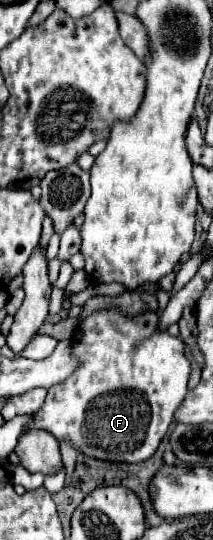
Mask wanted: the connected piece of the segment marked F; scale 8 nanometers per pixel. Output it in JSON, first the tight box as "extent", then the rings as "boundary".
{"extent":[23,309,191,465],"boundary":[[[103,309],[85,317],[73,335],[75,353],[83,357],[83,365],[79,365],[67,381],[49,389],[43,407],[35,411],[23,431],[45,429],[55,439],[75,445],[83,455],[115,465],[147,461],[165,437],[177,405],[185,399],[191,375],[191,365],[183,355],[183,341],[155,327],[155,319],[159,319],[159,315],[153,311],[127,317],[121,309]]]}

